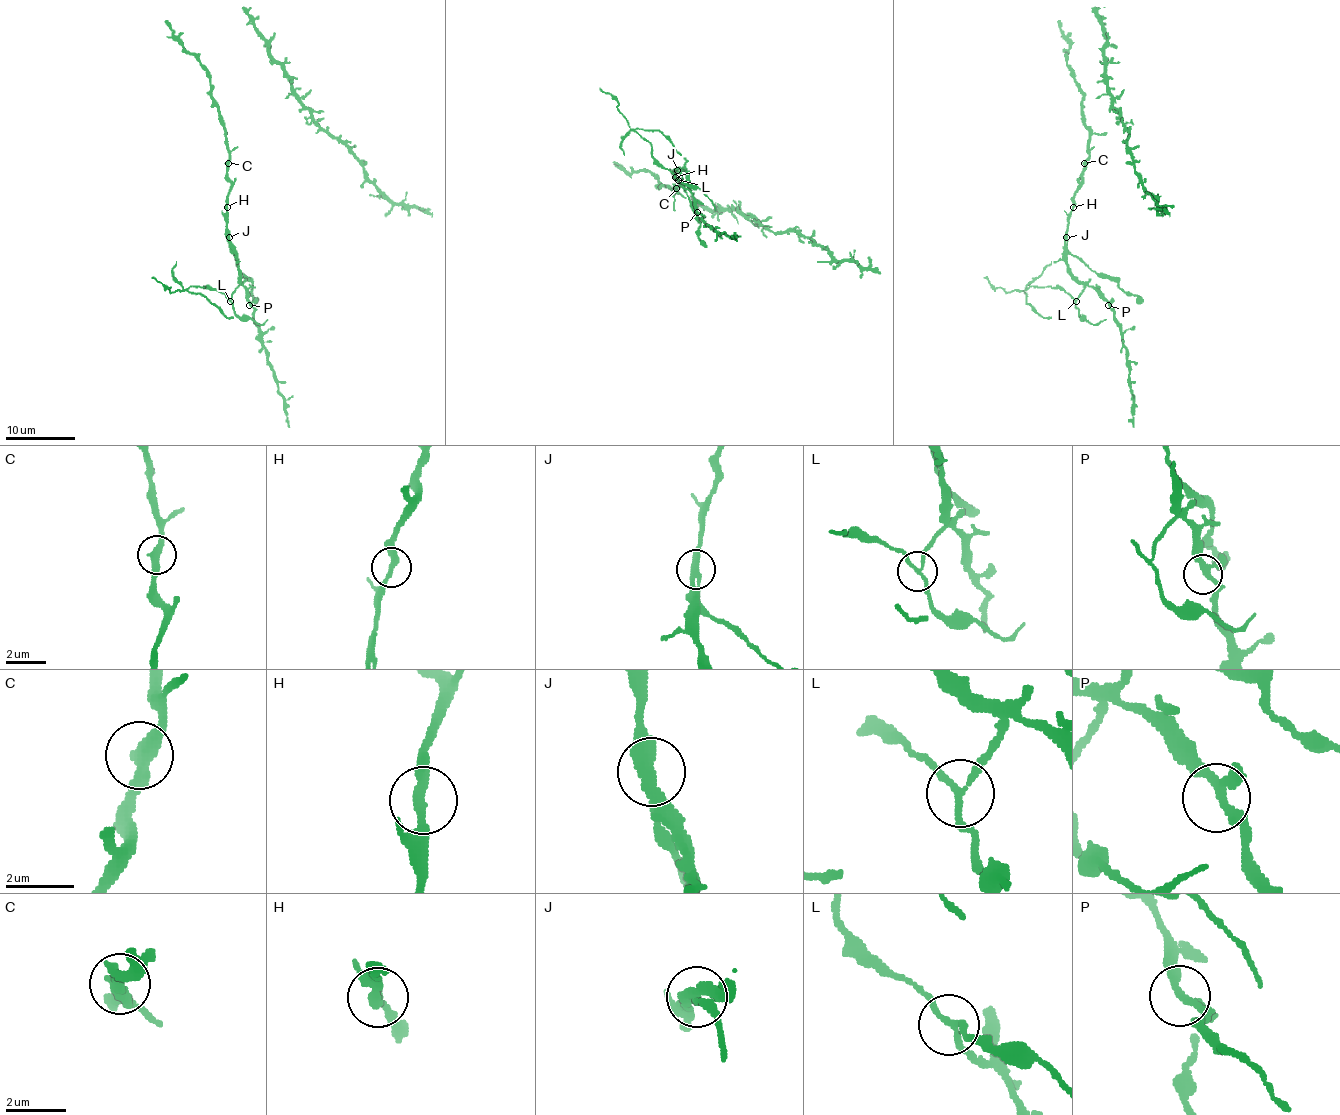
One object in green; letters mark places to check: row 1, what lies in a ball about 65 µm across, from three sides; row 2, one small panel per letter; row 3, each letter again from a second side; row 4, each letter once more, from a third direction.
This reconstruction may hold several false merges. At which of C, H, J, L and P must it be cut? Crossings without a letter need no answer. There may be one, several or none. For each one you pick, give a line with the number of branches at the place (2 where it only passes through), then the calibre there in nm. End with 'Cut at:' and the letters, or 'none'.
J: 2 | 340 nm
L: 3 | 150 nm
Cut at: J, L

